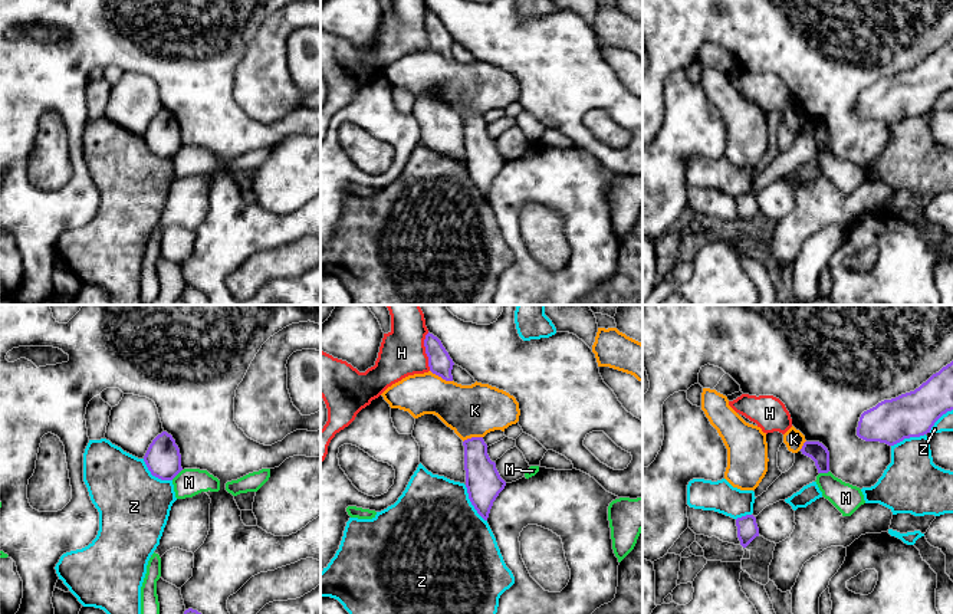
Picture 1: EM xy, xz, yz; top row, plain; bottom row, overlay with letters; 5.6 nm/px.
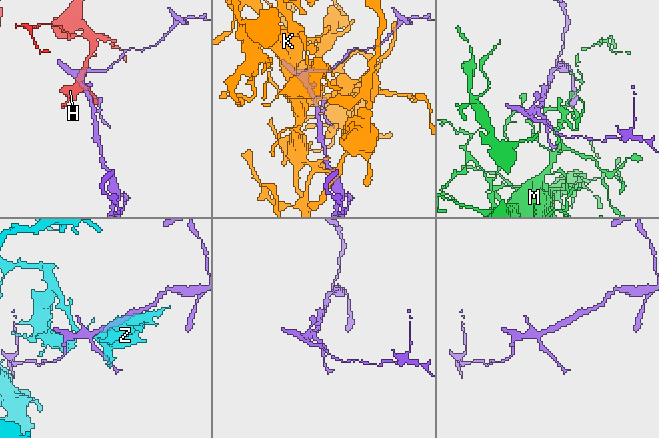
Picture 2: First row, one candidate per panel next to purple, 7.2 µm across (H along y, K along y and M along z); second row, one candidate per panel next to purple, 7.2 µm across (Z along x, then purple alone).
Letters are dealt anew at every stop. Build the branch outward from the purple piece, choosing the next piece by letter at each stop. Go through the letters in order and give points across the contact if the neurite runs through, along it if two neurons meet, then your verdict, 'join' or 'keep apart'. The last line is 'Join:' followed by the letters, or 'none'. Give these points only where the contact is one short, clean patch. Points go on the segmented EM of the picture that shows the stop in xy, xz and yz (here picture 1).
H: keep apart
K: keep apart
M: border along xy (181, 469), (171, 479); keep apart
Z: keep apart
Join: none

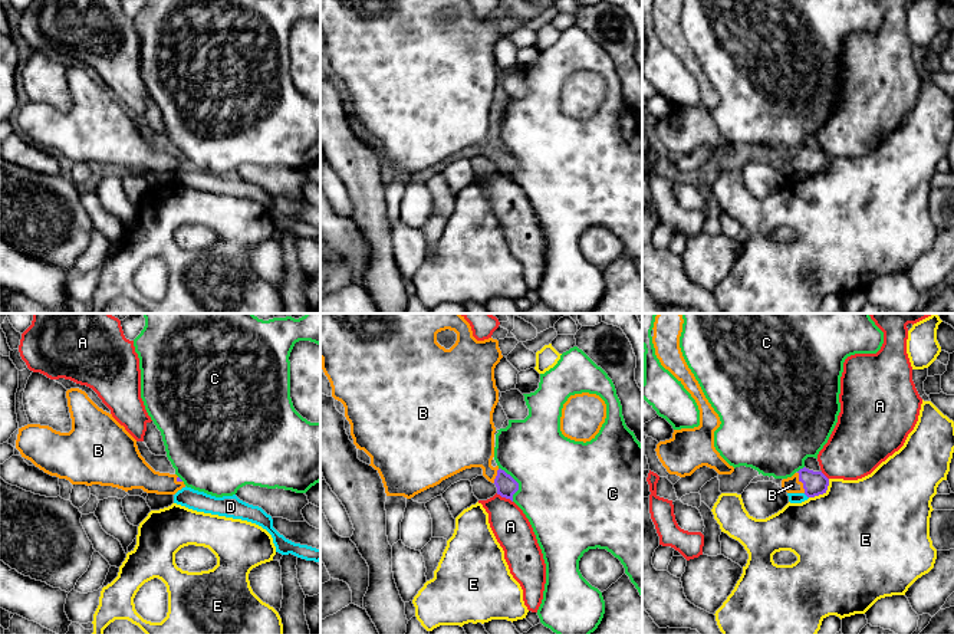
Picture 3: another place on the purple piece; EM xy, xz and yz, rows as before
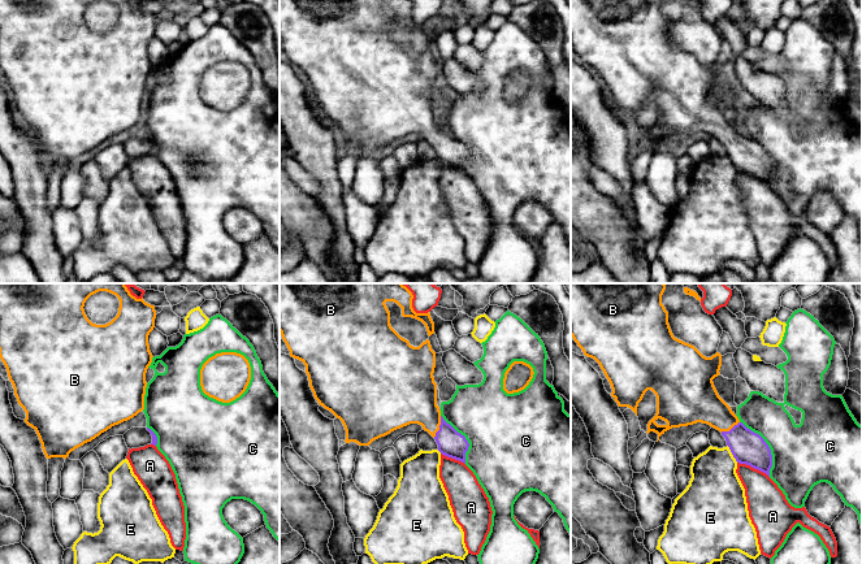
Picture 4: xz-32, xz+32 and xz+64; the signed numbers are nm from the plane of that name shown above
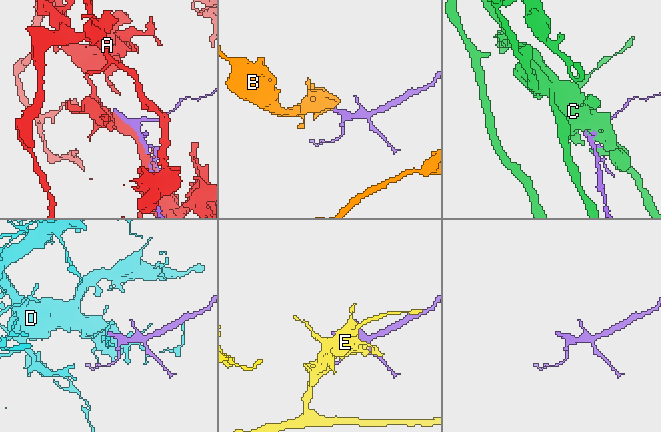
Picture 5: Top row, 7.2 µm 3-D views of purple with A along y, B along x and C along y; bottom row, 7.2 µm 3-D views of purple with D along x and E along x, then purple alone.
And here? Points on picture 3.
A: keep apart
B: runs through yz (815, 483), (800, 480), (792, 485); join
C: keep apart
D: keep apart
E: keep apart
Join: B

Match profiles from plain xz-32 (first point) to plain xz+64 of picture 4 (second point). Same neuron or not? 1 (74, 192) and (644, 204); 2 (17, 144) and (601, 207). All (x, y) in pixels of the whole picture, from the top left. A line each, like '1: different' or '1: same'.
1: different
2: different

